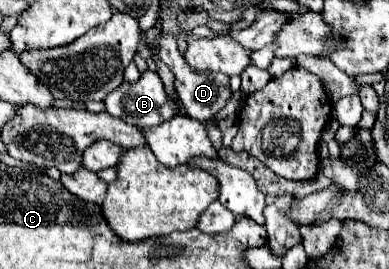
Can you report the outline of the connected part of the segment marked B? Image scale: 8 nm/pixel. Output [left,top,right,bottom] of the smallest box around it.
[104,70,180,128]

